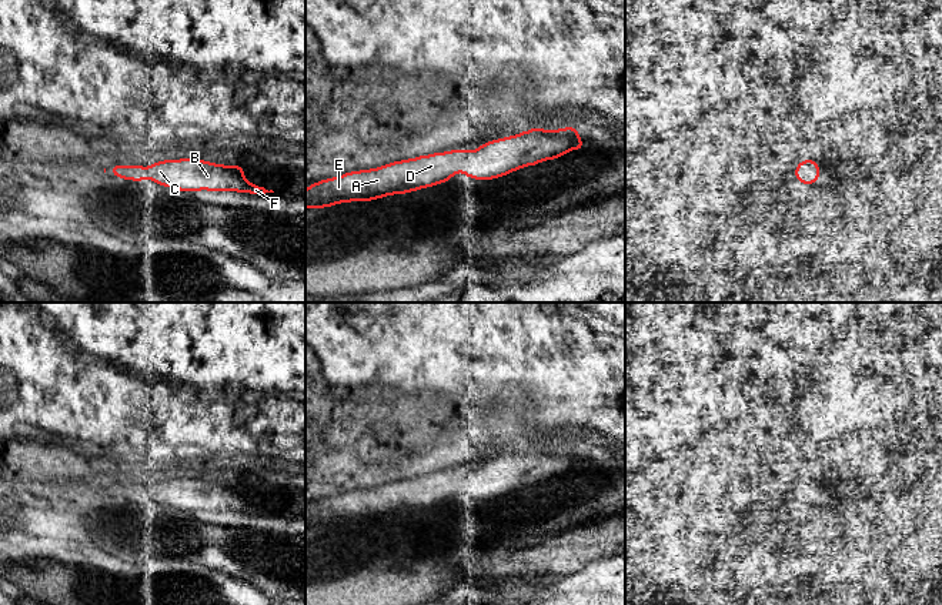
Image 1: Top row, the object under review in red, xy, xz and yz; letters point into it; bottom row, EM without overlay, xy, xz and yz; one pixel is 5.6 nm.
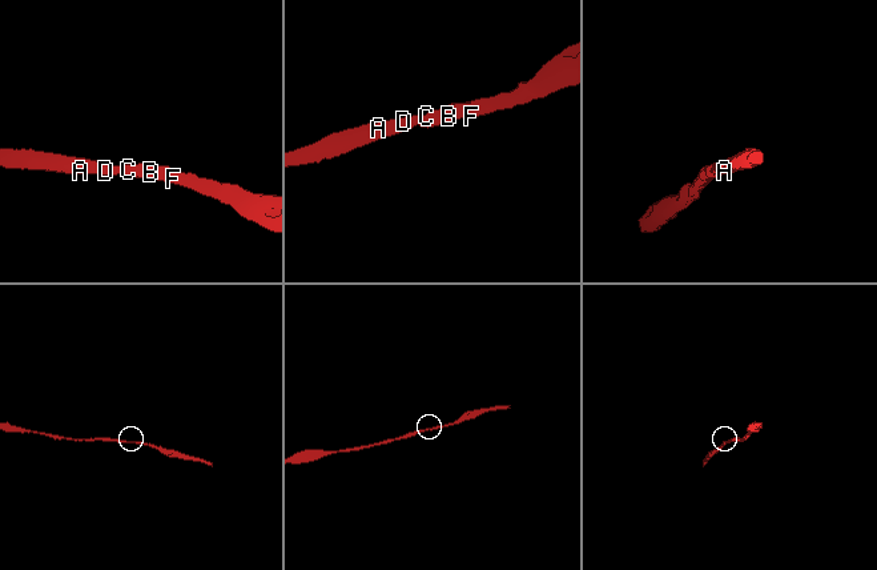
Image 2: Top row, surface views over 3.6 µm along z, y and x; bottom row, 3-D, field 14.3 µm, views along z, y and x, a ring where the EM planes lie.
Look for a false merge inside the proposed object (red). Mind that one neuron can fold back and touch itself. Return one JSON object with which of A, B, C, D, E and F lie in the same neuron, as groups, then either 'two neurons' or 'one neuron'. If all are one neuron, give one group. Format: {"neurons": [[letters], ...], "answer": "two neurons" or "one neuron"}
{"neurons": [["A", "B", "C", "D", "E", "F"]], "answer": "one neuron"}

